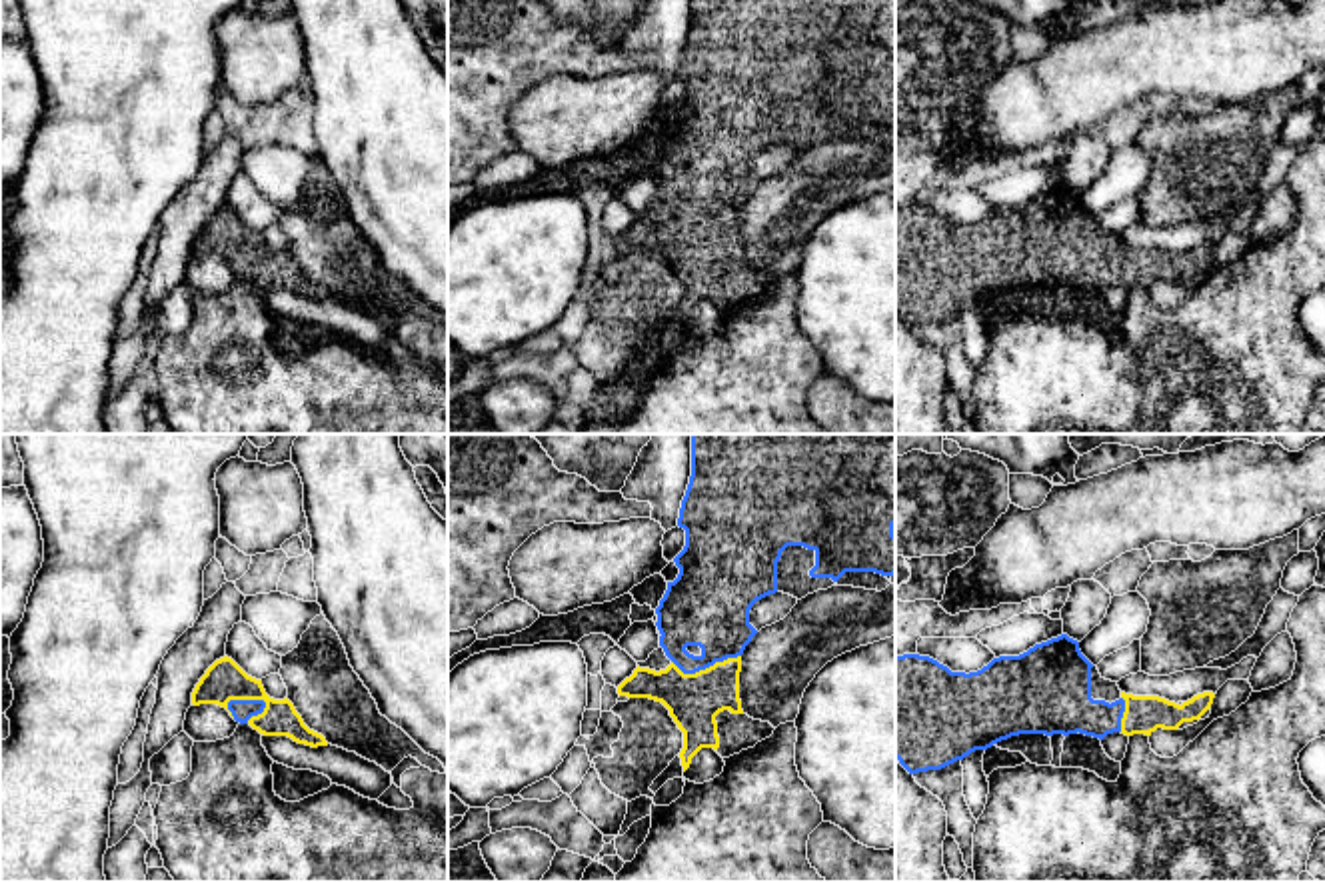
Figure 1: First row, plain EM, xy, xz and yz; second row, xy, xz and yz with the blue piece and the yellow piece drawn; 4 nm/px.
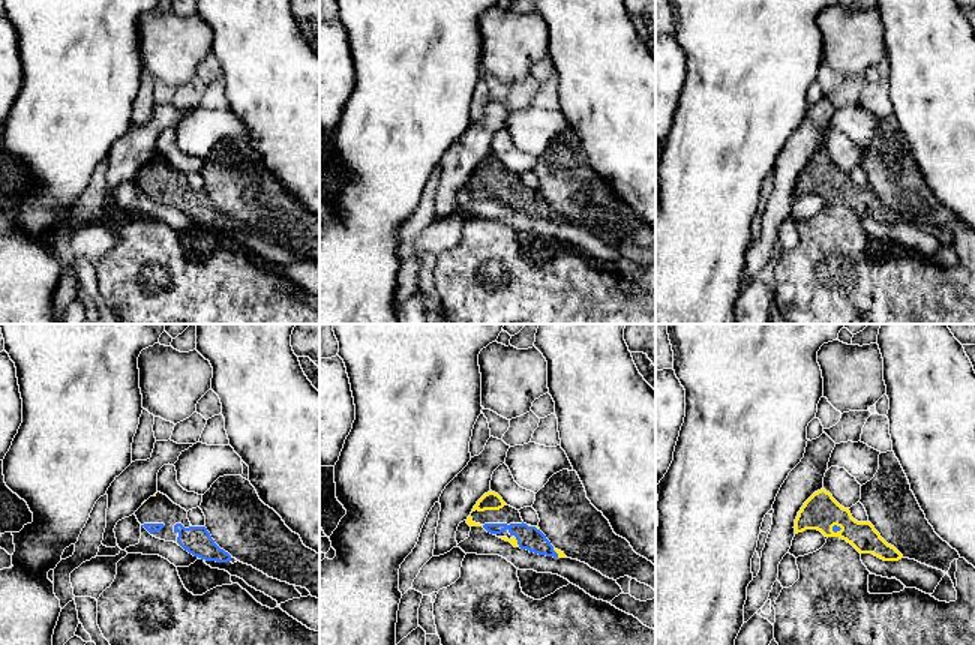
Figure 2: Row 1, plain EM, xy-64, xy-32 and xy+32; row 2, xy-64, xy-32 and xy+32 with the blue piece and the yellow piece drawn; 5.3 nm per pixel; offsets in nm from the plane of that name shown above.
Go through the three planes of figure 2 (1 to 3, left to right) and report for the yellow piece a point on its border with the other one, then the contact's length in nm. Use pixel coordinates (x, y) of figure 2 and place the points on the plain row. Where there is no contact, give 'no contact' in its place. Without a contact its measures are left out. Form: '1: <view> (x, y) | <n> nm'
1: xy-64 (179, 207) | 40 nm
2: xy-32 (518, 206) | 70 nm
3: xy+32 (836, 189) | 60 nm

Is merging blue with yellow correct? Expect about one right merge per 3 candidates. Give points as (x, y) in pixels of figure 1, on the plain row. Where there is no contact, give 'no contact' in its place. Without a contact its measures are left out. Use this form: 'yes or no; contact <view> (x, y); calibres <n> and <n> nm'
yes; contact xy (248, 252); calibres 90 and 170 nm

